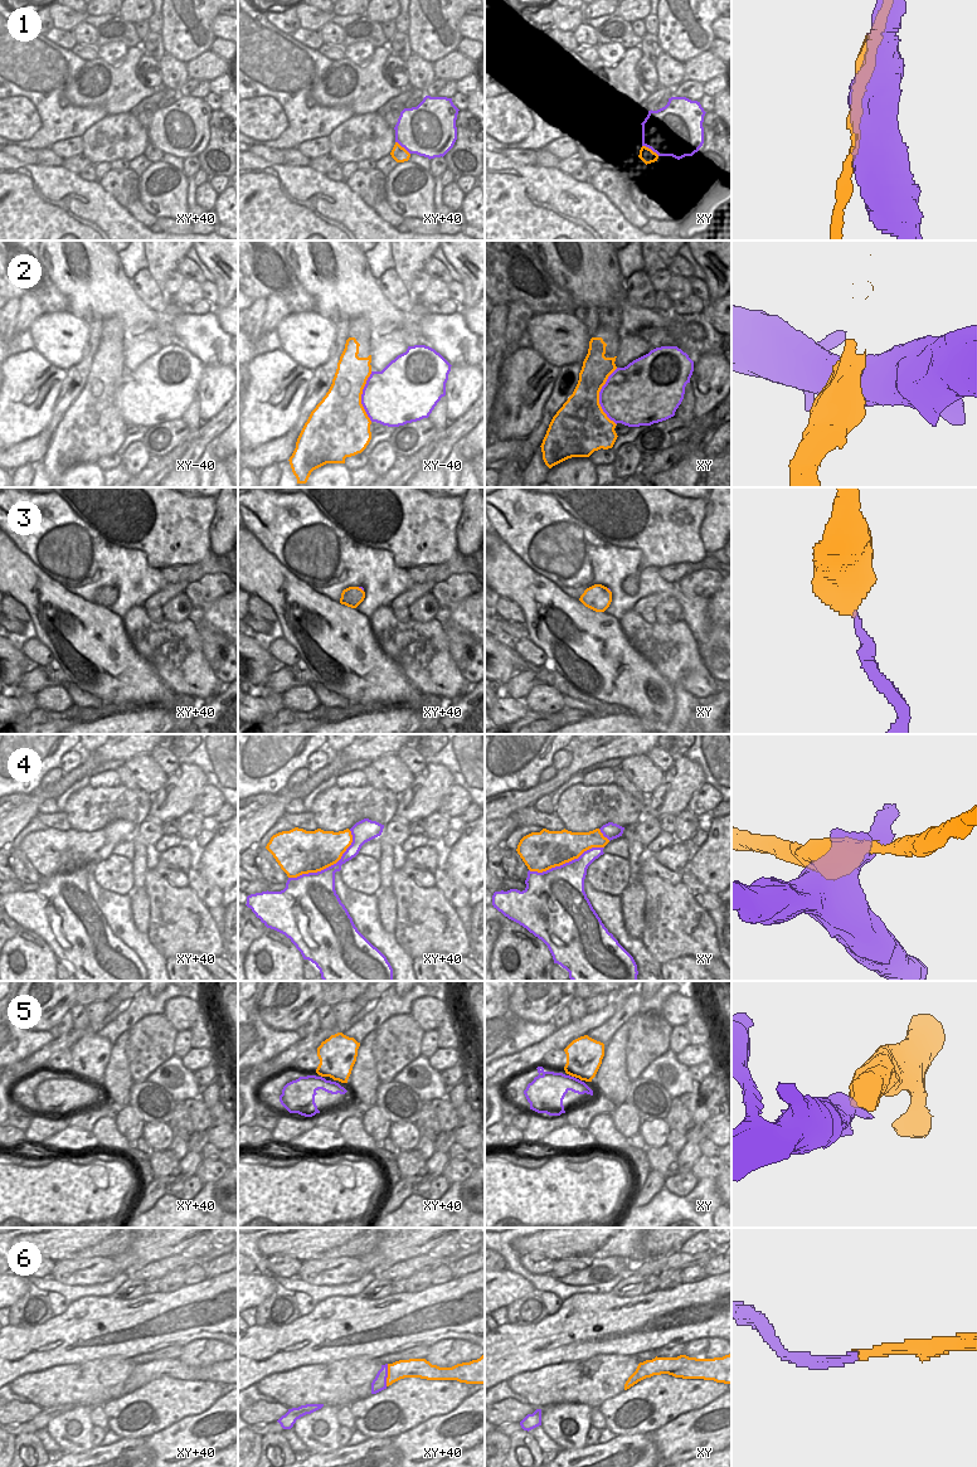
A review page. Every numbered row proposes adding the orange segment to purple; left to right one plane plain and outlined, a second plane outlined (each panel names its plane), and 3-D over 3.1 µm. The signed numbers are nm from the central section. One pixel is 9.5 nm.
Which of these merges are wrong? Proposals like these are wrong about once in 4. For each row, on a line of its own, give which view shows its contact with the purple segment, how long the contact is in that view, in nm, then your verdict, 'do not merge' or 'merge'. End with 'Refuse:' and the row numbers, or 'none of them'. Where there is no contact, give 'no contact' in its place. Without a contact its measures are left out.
1: xy | 200 nm | do not merge
2: xy | 550 nm | do not merge
3: xy+40 | 70 nm | merge
4: xy+40 | 750 nm | do not merge
5: no contact | merge
6: xy+40 | 220 nm | merge
Refuse: 1, 2, 4

